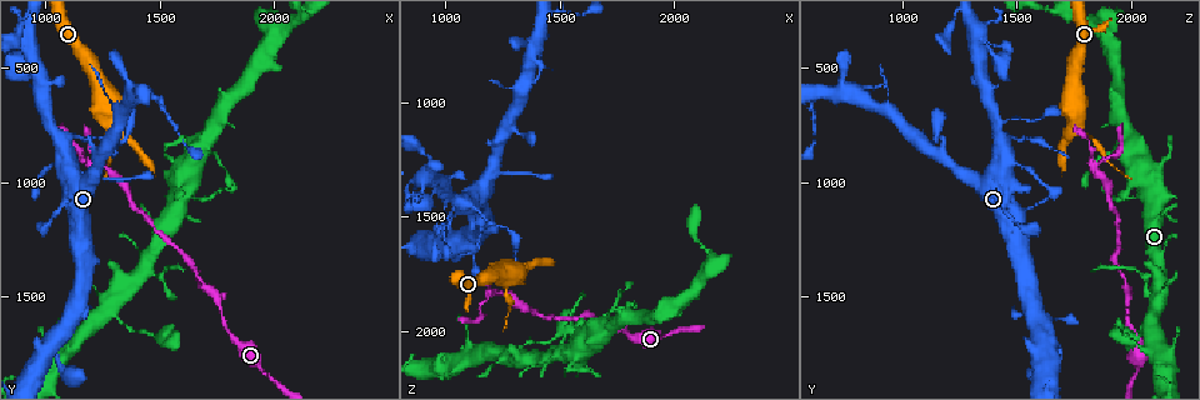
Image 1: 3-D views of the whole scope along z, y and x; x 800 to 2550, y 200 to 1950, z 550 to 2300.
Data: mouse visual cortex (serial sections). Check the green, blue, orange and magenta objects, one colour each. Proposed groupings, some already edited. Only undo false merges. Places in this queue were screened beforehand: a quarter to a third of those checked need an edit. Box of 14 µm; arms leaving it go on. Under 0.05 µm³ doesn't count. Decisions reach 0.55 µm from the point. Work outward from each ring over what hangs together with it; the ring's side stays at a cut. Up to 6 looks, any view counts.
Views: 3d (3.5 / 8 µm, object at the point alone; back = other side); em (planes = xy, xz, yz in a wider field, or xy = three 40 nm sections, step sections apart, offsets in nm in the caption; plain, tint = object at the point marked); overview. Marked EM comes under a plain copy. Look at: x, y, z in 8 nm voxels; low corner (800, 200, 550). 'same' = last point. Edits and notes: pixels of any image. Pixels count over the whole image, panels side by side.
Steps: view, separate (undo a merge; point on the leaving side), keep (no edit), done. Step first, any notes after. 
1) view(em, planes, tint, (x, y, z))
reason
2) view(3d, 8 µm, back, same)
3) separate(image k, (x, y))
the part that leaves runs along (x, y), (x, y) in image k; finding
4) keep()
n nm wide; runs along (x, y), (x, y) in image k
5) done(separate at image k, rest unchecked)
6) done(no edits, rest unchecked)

view(3d, 3.5 µm, back, (1050, 800, 1420))
three-way junction

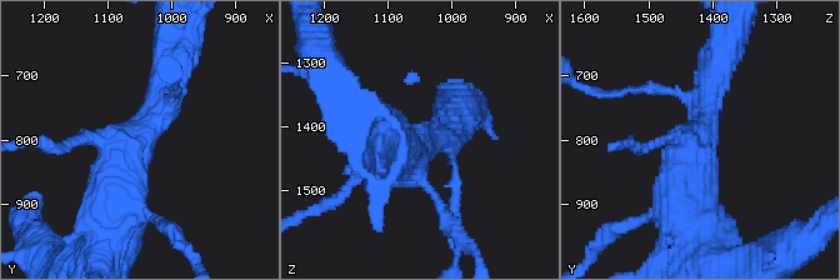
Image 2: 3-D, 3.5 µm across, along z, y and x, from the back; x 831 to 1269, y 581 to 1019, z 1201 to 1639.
view(em, xy, step 1, tint, (1050, 800, 1430))
now the EM

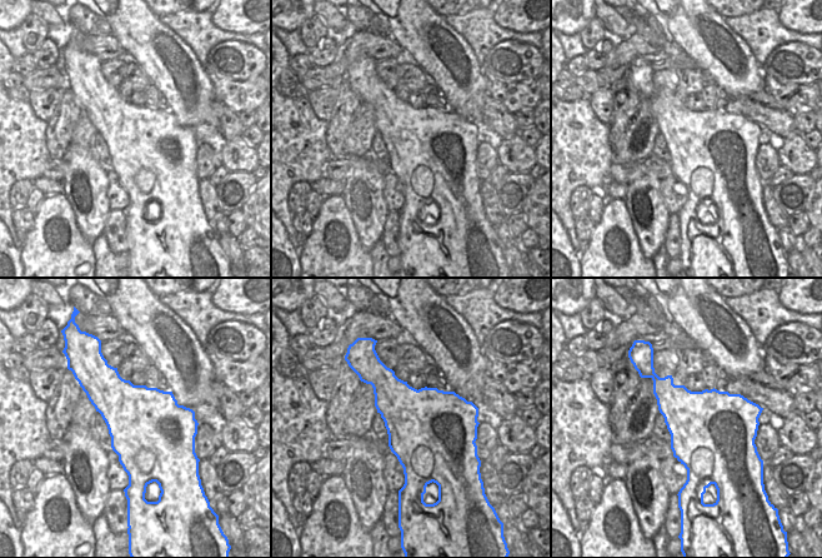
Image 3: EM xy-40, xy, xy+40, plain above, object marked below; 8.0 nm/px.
keep()
arms of 150, 300, 600 nm; all the same cell

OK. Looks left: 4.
view(3d, 3.5 µm, (1200, 920, 1820))
sharp bend

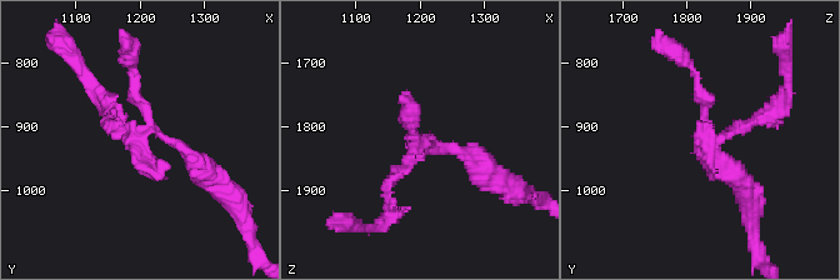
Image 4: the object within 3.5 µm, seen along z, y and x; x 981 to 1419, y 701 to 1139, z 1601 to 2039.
view(em, planes, tint, (1200, 920, 1820))

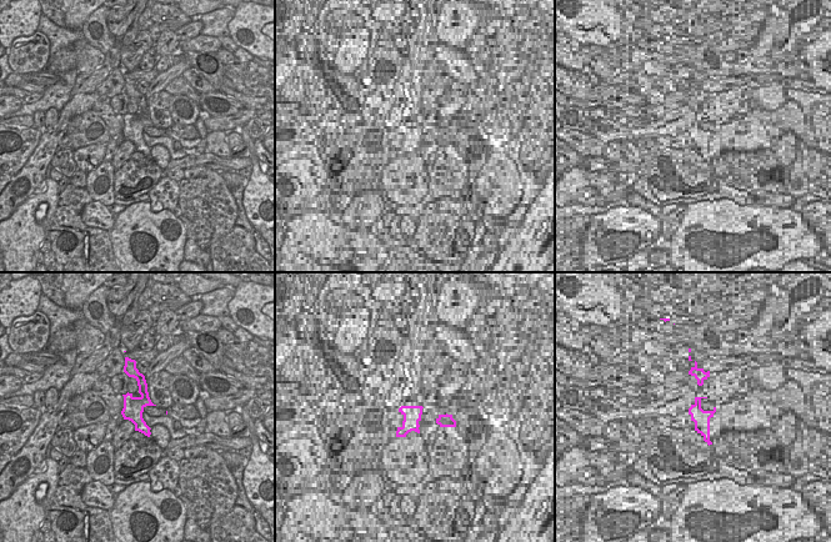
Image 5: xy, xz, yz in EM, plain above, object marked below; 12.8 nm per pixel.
separate(image 4, (113, 123))
280 nm wide; the part that leaves runs along (154, 130), (131, 141), (104, 99) in image 4; a second cell is stuck on

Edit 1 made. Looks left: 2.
done(separate at image 4, rest unchecked)

